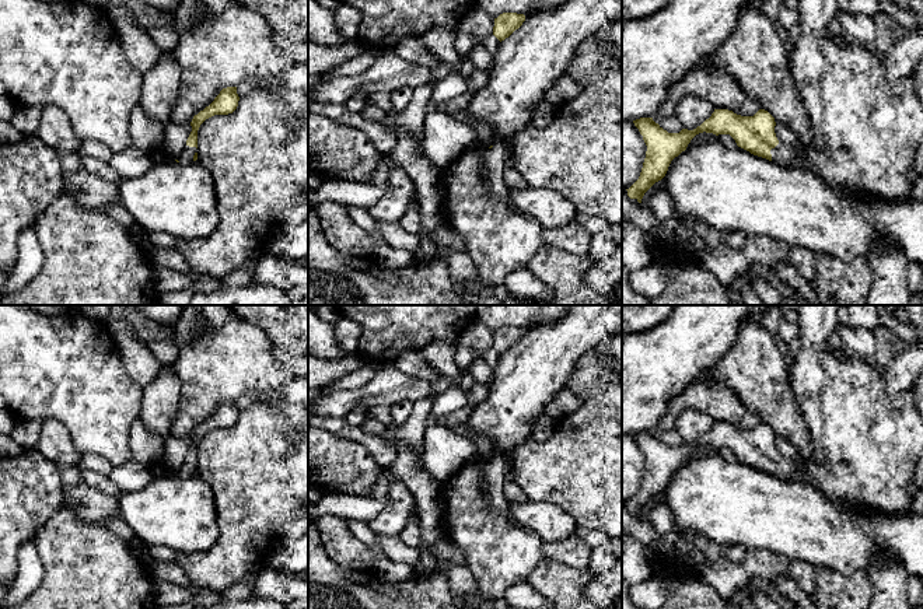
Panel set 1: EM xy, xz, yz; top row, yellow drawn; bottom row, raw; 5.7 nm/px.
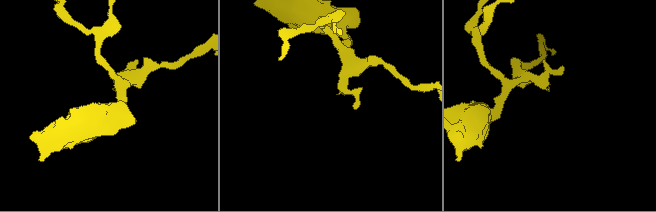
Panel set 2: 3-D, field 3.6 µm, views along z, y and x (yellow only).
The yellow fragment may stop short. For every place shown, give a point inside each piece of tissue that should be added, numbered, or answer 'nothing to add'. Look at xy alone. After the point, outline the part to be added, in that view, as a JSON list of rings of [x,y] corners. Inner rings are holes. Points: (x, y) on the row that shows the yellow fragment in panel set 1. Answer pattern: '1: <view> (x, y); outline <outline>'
1: xy (186, 156); outline [[[185,146],[185,148],[182,150],[178,161],[181,164],[189,164],[193,161],[193,155],[197,153],[197,148],[196,147],[189,147],[189,146]]]

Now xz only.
1: xz (500, 238); outline [[[496,143],[492,148],[461,154],[441,178],[447,224],[464,238],[466,252],[476,266],[478,281],[487,287],[503,284],[510,273],[527,267],[543,245],[543,228],[538,220],[511,204],[510,189],[503,181],[510,158],[511,150]]]

